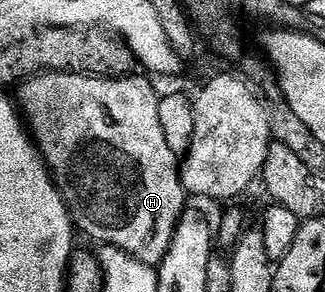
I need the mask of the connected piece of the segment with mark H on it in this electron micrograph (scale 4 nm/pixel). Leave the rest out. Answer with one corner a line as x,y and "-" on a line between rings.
43,71
40,75
31,75
17,88
16,103
30,138
70,209
75,228
95,239
95,244
115,247
136,261
157,268
170,247
178,219
187,210
188,192
182,187
179,156
168,149
160,126
159,92
154,92
151,80
146,79
141,79
138,73
103,77

